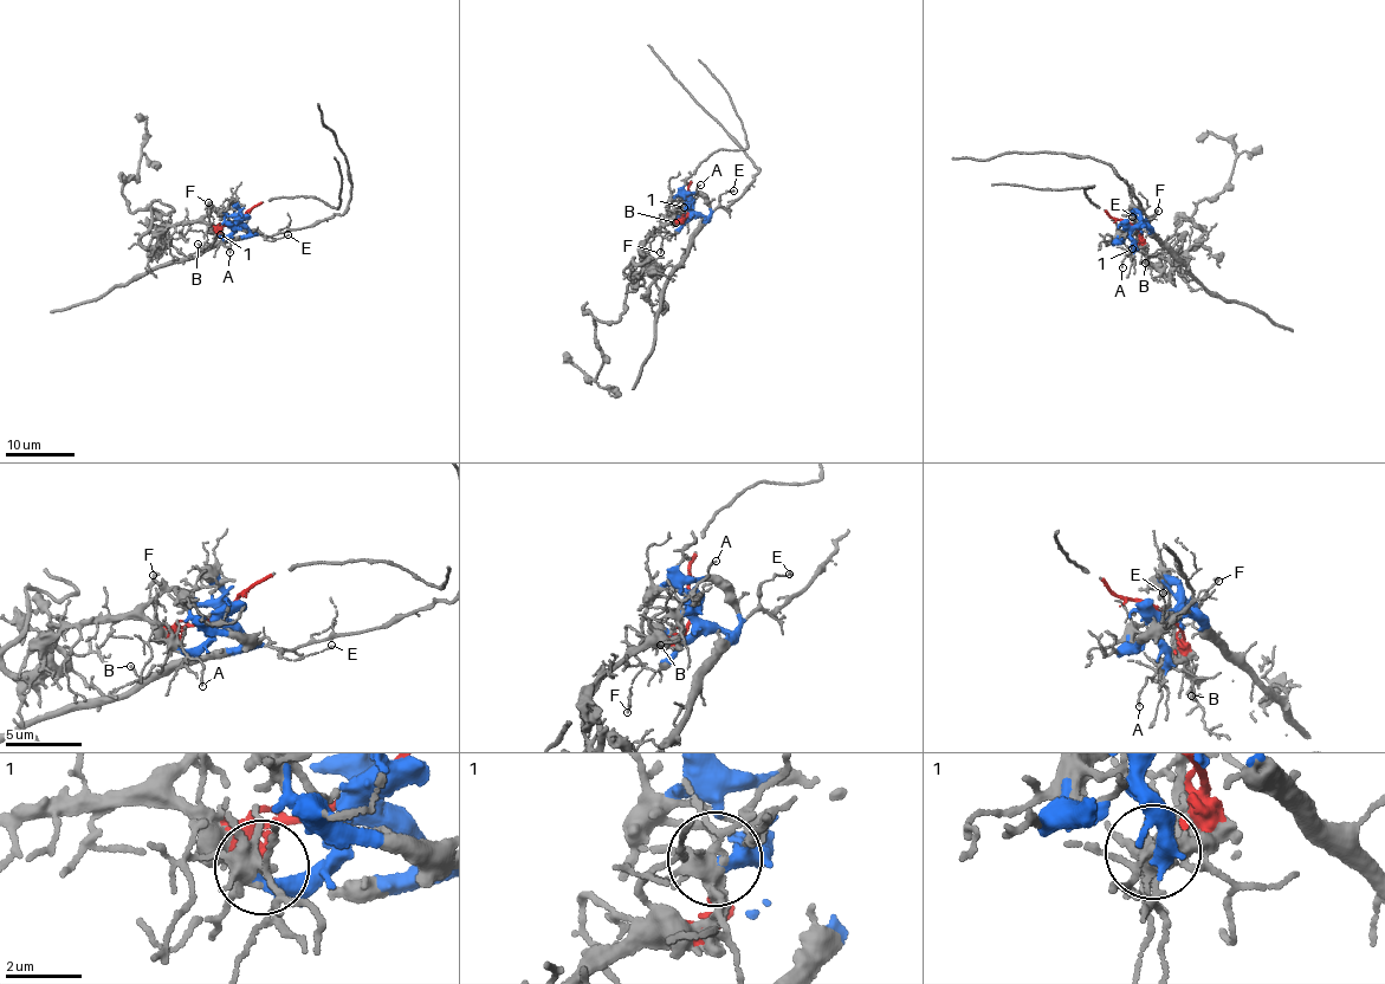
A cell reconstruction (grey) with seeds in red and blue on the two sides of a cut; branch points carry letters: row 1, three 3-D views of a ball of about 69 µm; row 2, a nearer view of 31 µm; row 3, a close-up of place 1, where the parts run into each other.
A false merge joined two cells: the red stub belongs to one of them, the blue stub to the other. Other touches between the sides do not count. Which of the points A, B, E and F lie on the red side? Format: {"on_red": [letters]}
{"on_red": ["A", "B", "F"]}

